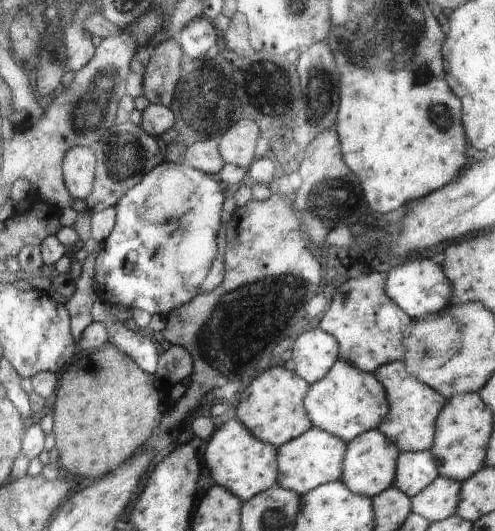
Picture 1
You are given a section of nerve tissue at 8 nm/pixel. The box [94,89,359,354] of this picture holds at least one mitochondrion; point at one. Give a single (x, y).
(124, 155)

